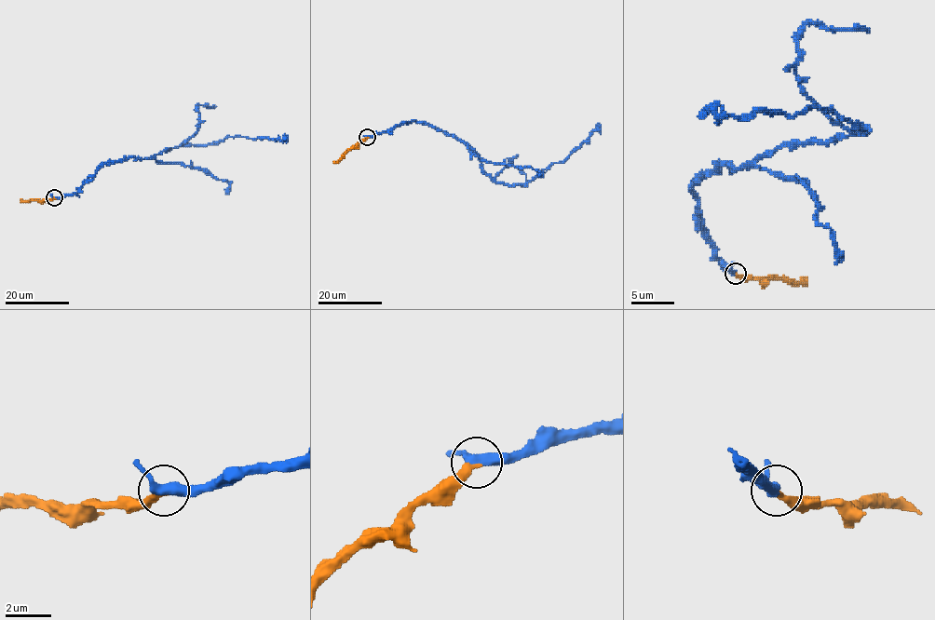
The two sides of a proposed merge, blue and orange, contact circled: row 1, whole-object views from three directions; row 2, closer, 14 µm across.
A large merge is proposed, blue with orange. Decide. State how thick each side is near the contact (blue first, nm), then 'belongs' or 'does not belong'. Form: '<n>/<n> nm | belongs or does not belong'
420/320 nm | belongs

